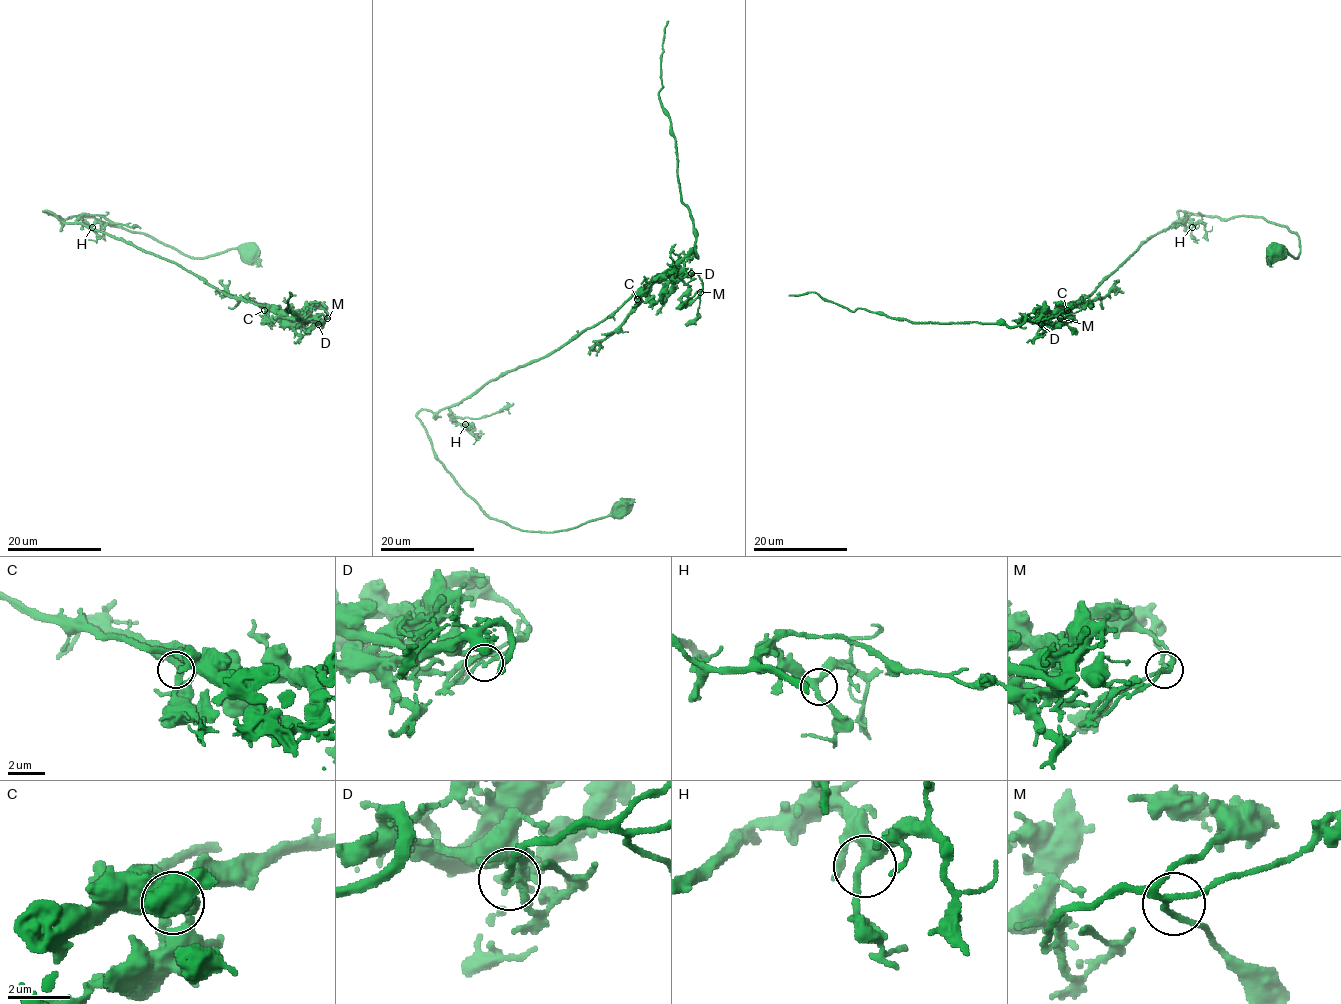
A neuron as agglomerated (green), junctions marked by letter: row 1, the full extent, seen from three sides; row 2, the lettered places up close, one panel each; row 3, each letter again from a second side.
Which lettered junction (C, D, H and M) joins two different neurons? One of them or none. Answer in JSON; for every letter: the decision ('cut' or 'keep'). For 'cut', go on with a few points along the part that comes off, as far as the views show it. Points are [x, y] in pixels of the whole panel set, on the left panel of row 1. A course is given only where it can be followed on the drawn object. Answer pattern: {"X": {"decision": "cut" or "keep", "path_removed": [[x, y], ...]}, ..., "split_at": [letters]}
{"C": {"decision": "keep"}, "D": {"decision": "keep"}, "H": {"decision": "keep"}, "M": {"decision": "keep"}, "split_at": []}

